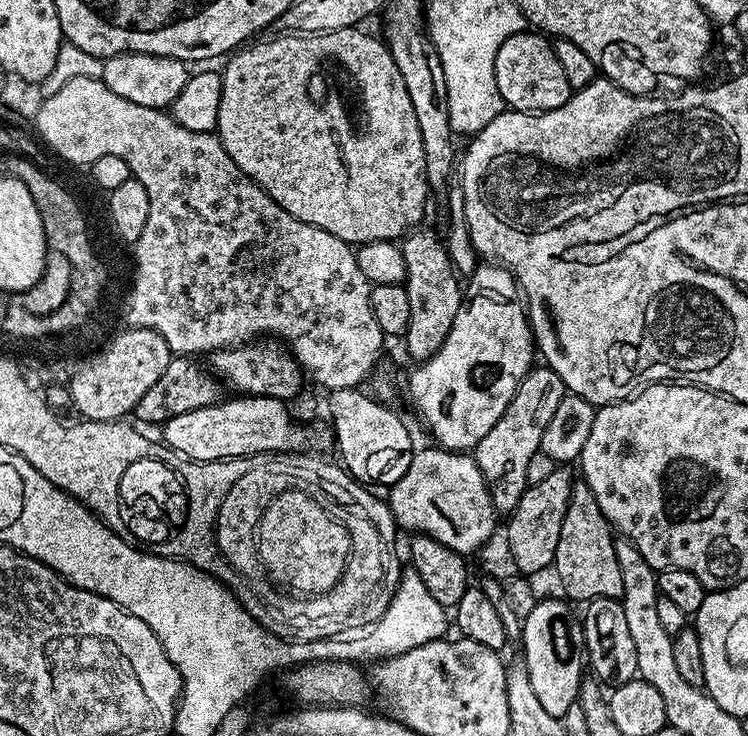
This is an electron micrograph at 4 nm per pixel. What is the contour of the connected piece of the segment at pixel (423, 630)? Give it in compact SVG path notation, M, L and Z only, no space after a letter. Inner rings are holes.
M404 570L400 573L400 581L396 583L388 609L384 611L380 620L363 633L364 652L368 656L376 656L372 658L397 656L406 650L414 650L414 646L422 646L431 640L441 639L447 633L444 631L447 630L448 624L450 628L449 613L426 590L426 585L418 573Z

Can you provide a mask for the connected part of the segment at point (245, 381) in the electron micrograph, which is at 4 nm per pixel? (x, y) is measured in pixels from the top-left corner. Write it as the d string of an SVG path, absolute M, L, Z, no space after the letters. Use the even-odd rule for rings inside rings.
M249 342L233 346L227 350L211 353L210 368L225 385L237 388L237 393L250 396L269 396L285 402L292 402L302 392L300 383L305 383L306 376L296 359L287 351L279 352L272 342Z

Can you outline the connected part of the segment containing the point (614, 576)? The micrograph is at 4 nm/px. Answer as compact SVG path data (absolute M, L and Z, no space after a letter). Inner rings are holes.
M583 482L572 485L570 504L566 506L566 518L562 518L562 534L558 538L555 572L564 587L563 595L569 601L587 602L598 598L620 600L623 597L624 583L622 570L618 570L614 529L602 514L598 498L594 498L594 490L590 490L590 486Z

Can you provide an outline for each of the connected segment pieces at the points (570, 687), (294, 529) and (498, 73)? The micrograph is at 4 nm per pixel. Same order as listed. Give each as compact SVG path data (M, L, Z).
M541 599L522 620L522 659L539 705L550 715L562 718L580 699L580 682L586 676L586 649L583 623L560 600Z
M288 489L264 509L257 533L257 554L278 582L304 596L322 594L339 580L350 557L350 538L344 526L331 518L314 497Z
M536 30L514 34L498 46L494 78L498 78L498 94L502 94L505 105L513 112L549 112L565 104L573 94L562 65L555 57L553 41Z

